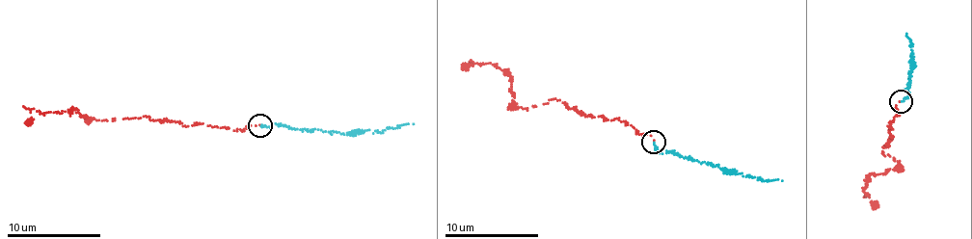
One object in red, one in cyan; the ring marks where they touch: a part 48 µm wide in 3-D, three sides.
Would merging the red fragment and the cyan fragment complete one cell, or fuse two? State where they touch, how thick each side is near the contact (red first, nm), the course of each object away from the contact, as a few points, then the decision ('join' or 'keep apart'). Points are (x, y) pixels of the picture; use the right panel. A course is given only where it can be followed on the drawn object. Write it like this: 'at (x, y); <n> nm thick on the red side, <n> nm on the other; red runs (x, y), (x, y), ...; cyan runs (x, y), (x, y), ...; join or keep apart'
at (901, 101); 90 nm thick on the red side, 150 nm on the other; red runs (899, 101), (888, 126), (893, 137), (882, 153), (899, 163), (884, 173), (871, 174), (863, 191), (878, 207); cyan runs (902, 101), (909, 92), (906, 89), (912, 69), (908, 62), (913, 53), (906, 34); join

